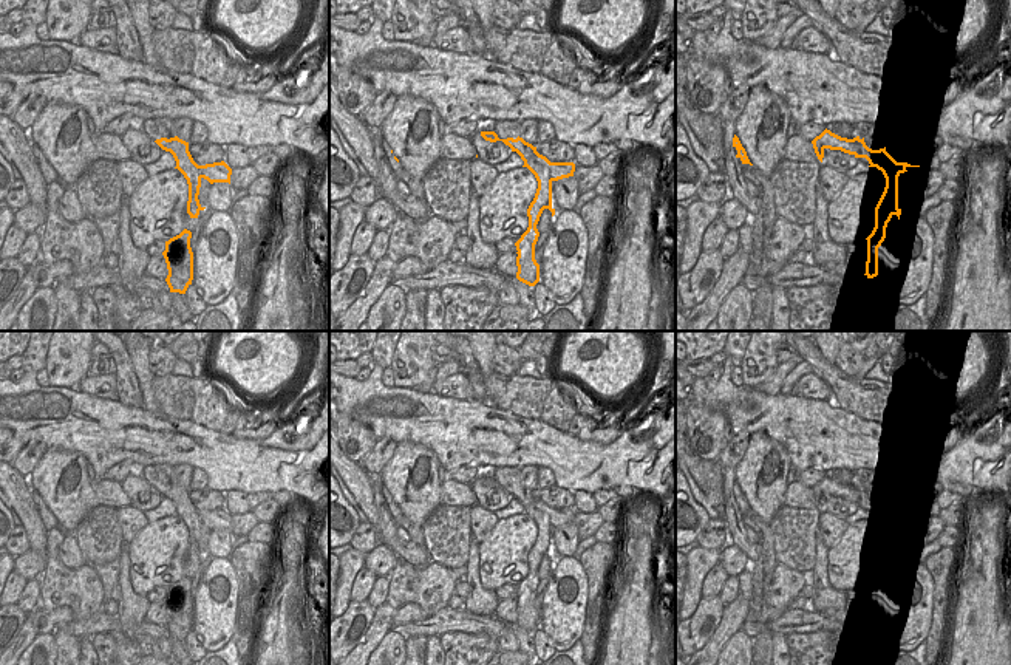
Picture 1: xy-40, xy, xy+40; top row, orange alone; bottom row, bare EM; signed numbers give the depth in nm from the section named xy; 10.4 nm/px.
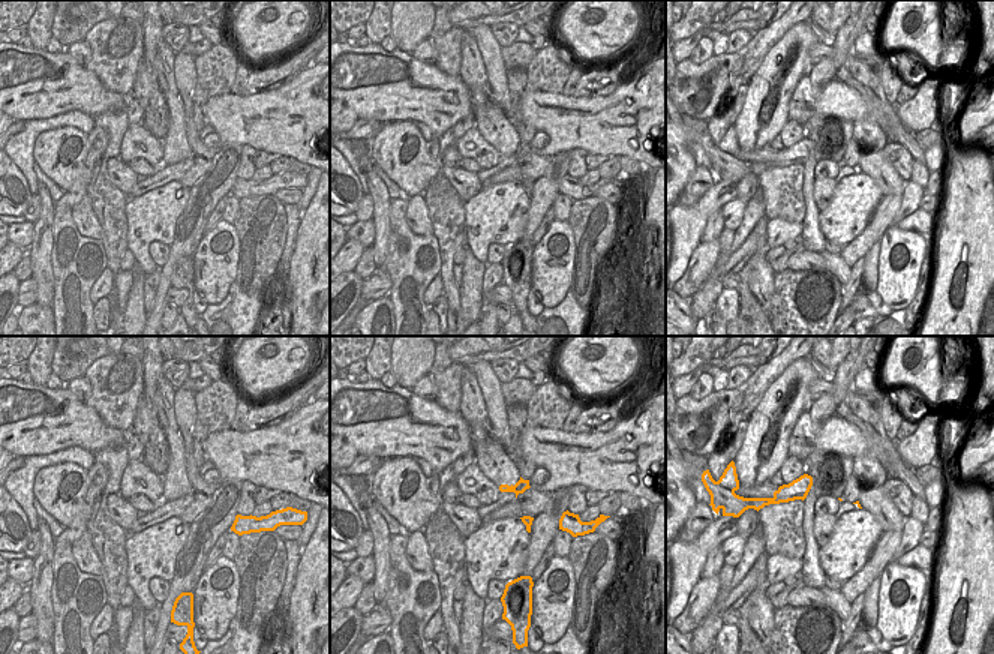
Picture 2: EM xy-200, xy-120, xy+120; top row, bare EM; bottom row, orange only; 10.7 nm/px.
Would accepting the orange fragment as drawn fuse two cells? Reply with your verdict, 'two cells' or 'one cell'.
two cells

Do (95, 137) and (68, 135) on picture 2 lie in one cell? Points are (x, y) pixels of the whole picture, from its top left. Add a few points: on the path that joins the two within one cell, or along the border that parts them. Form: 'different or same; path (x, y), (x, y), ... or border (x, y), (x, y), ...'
different; border (86, 135), (86, 165), (92, 171)

